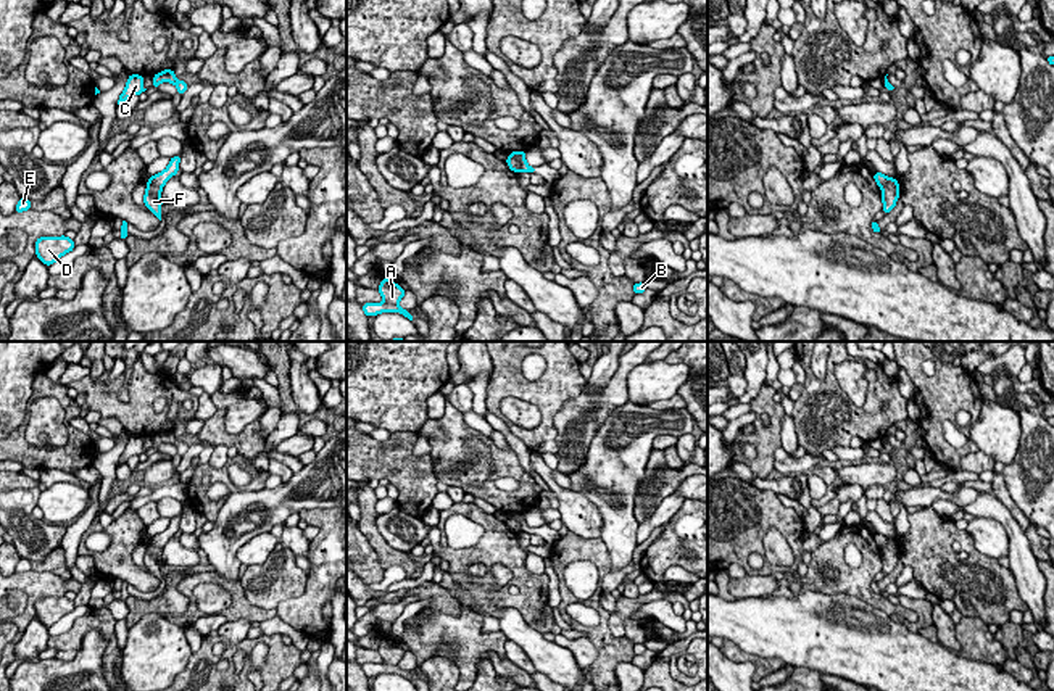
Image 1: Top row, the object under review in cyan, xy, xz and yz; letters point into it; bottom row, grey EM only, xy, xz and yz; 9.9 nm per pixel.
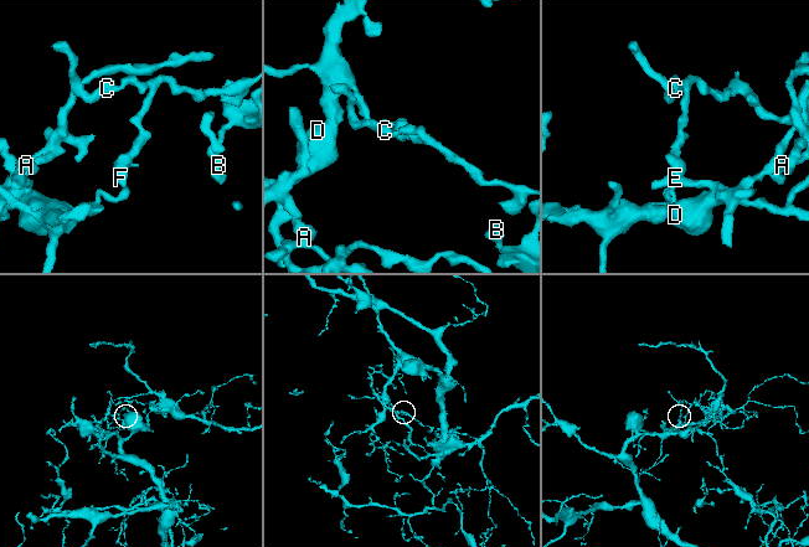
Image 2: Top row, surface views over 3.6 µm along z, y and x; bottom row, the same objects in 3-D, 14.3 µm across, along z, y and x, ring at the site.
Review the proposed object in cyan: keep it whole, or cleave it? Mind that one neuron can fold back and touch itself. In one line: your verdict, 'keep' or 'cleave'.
cleave

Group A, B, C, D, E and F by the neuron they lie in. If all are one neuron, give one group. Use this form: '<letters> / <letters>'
A D F / B C E

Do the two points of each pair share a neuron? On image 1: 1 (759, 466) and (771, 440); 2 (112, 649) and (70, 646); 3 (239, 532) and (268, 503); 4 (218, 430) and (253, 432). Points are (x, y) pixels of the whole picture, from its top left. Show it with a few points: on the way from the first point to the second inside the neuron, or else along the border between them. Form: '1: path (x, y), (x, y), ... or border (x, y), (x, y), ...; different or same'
1: path (764, 459), (766, 446); same
2: path (110, 635), (100, 625), (86, 625), (79, 632); same
3: path (244, 524), (260, 508); same
4: path (226, 438), (245, 438); same

